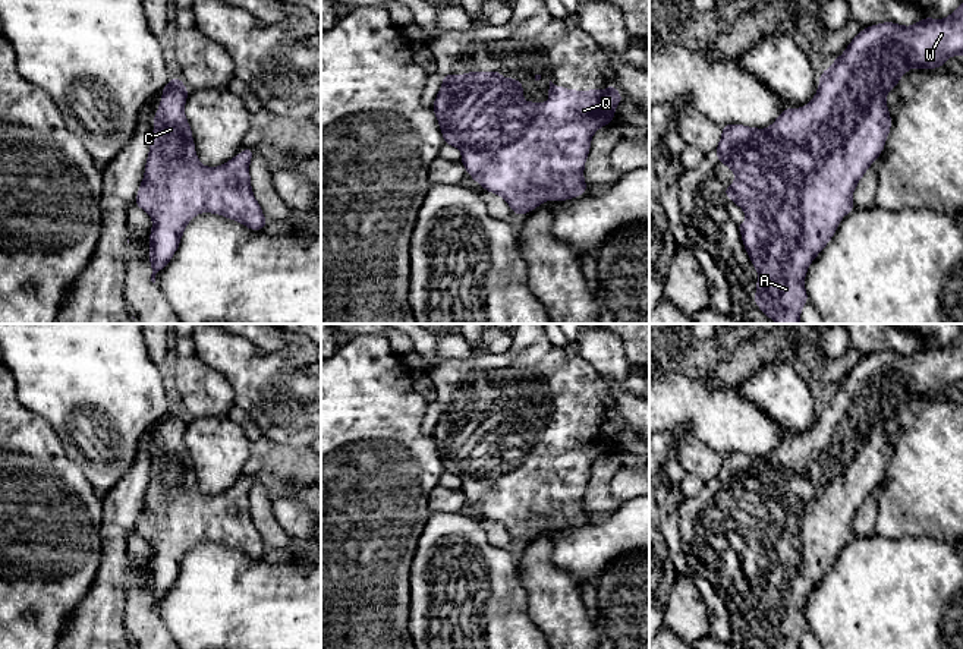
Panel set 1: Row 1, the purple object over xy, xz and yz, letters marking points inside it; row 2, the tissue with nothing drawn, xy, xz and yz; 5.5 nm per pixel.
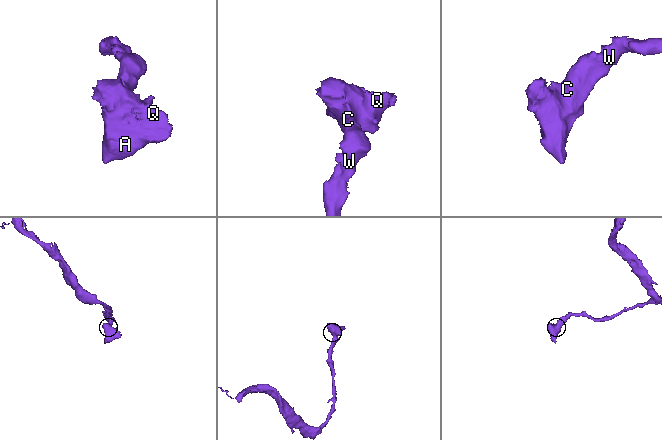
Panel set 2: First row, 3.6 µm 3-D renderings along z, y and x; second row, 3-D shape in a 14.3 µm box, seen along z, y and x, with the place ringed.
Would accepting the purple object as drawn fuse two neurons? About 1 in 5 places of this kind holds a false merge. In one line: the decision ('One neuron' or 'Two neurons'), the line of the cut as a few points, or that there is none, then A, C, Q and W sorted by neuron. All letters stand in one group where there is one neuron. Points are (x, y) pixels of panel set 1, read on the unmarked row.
One neuron. No split. Groups: A C Q W

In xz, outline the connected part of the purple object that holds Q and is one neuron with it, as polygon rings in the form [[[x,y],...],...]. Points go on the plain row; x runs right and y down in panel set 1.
[[[497,398],[450,401],[443,404],[432,432],[444,472],[459,476],[468,502],[485,519],[503,524],[516,544],[538,536],[544,529],[578,526],[588,517],[583,497],[592,463],[613,451],[616,435],[623,429],[613,412],[583,422],[550,409],[547,420],[548,431],[525,431],[522,410],[504,407]]]

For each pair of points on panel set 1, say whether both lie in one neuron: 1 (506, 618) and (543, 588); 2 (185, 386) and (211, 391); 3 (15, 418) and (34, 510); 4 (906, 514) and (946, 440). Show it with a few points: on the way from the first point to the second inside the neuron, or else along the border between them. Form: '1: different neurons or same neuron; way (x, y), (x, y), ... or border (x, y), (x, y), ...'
1: different neurons; border (519, 579), (525, 592), (528, 617), (543, 632)
2: same neuron; way (191, 386), (205, 391)
3: same neuron; way (15, 441), (15, 487)
4: same neuron; way (925, 495), (946, 475), (946, 459)

